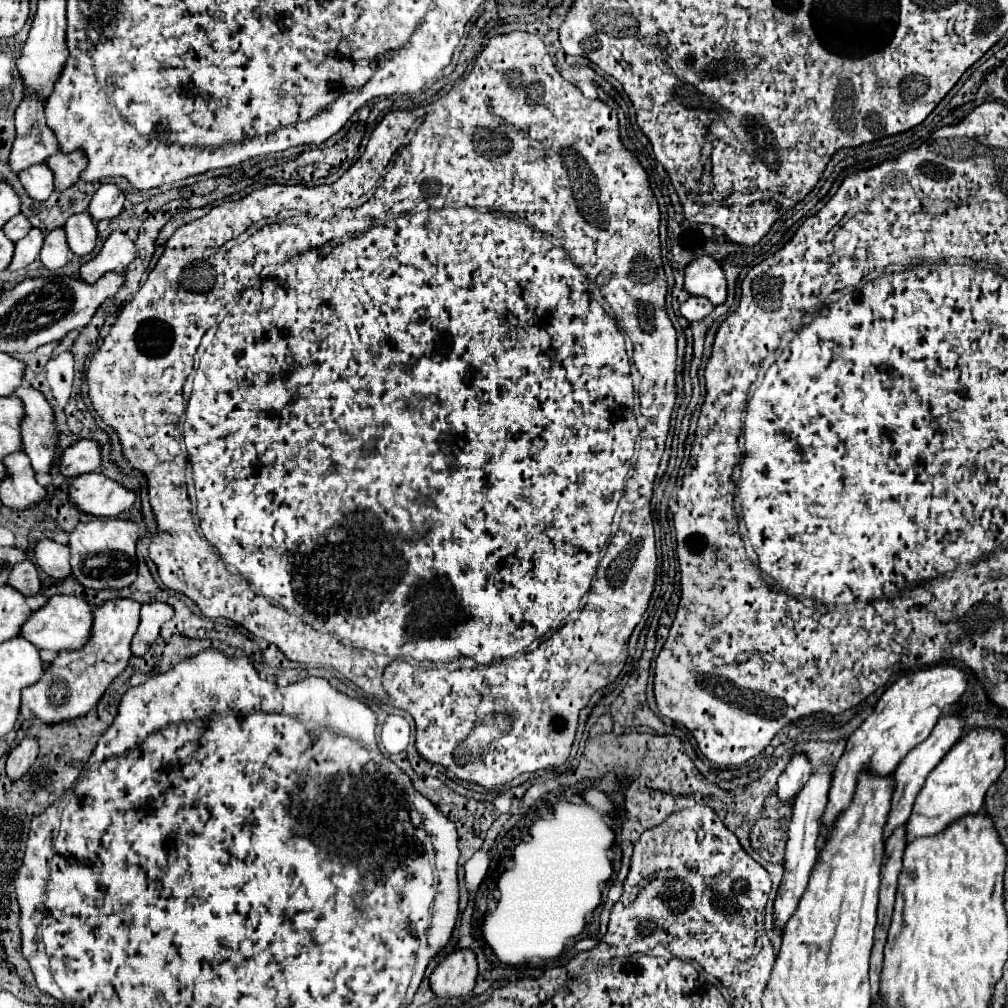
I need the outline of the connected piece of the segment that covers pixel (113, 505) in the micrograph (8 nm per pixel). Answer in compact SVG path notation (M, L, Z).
M85 473L69 481L69 501L81 513L95 517L115 517L137 499L137 493L125 489L103 473Z

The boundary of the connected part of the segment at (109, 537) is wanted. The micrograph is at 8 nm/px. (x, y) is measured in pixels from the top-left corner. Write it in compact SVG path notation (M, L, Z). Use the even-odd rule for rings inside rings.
M95 519L79 523L69 533L71 573L87 589L123 589L135 581L137 557L135 545L139 539L137 523L123 519Z

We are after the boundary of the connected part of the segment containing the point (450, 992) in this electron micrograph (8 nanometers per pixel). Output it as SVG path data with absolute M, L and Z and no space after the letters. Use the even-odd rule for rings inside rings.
M453 949L431 973L431 989L437 997L463 997L477 979L477 957L471 949Z

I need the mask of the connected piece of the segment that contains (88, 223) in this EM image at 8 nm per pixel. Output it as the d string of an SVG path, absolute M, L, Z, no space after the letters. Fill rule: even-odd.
M87 213L69 217L63 229L65 229L67 245L77 257L85 257L93 253L95 243L97 243L97 229L95 229L93 219Z

